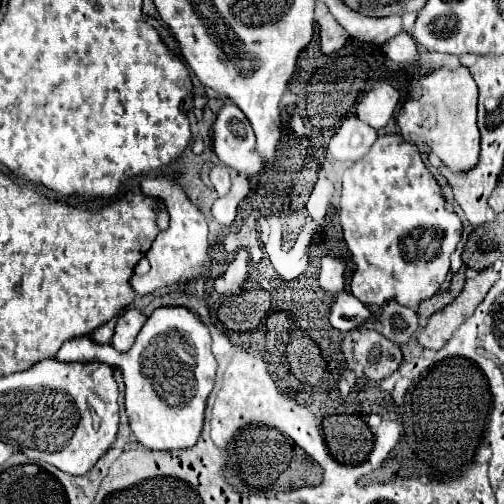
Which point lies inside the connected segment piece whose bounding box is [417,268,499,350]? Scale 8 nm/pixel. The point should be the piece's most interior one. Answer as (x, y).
(438, 330)

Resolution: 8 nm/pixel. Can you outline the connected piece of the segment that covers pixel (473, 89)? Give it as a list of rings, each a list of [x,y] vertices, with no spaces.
[[[465,66],[457,70],[439,68],[425,74],[413,84],[407,102],[397,114],[397,126],[407,142],[417,146],[425,144],[457,172],[471,168],[479,156],[479,128],[475,124],[477,116],[477,84]]]

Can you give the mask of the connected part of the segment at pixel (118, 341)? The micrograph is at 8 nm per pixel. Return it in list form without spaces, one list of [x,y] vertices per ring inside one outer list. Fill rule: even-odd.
[[[131,308],[127,310],[119,320],[117,320],[117,326],[115,326],[115,334],[111,338],[111,346],[117,350],[117,352],[127,352],[131,348],[131,344],[135,342],[141,326],[145,324],[147,316],[141,314],[139,310]]]

